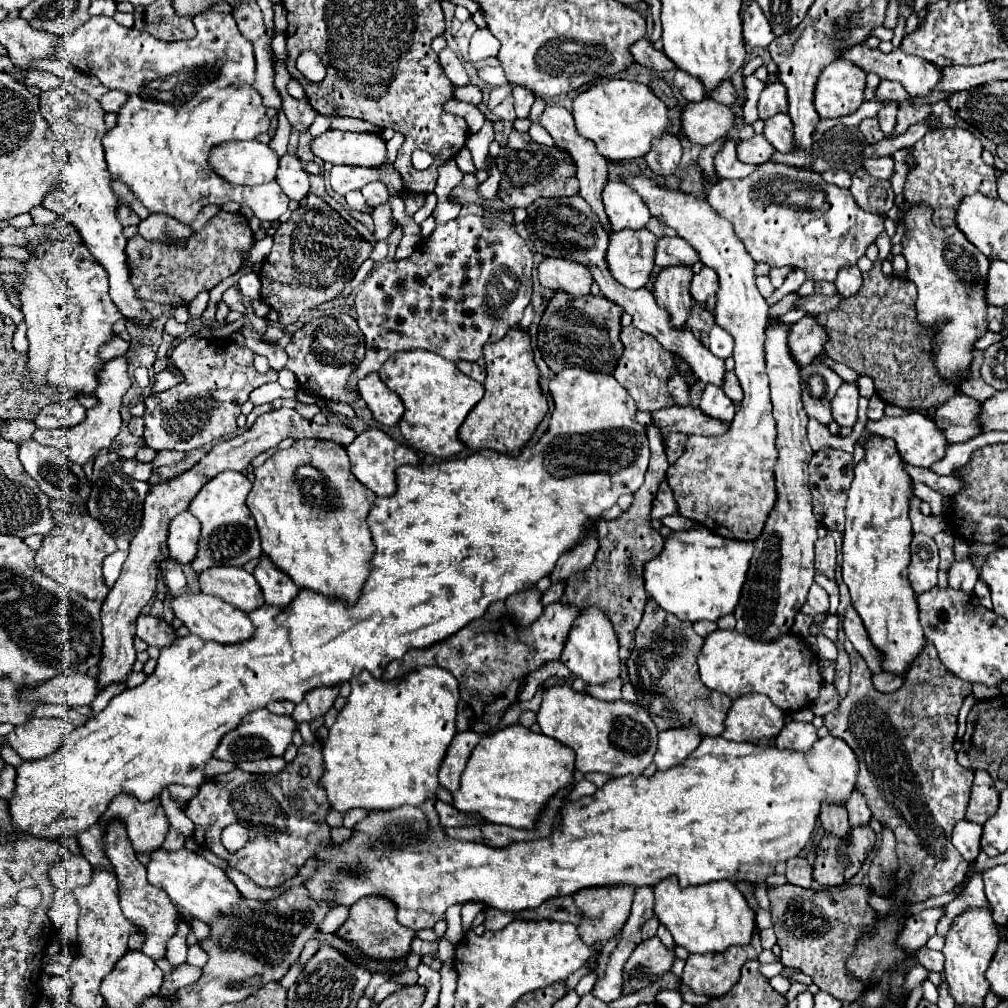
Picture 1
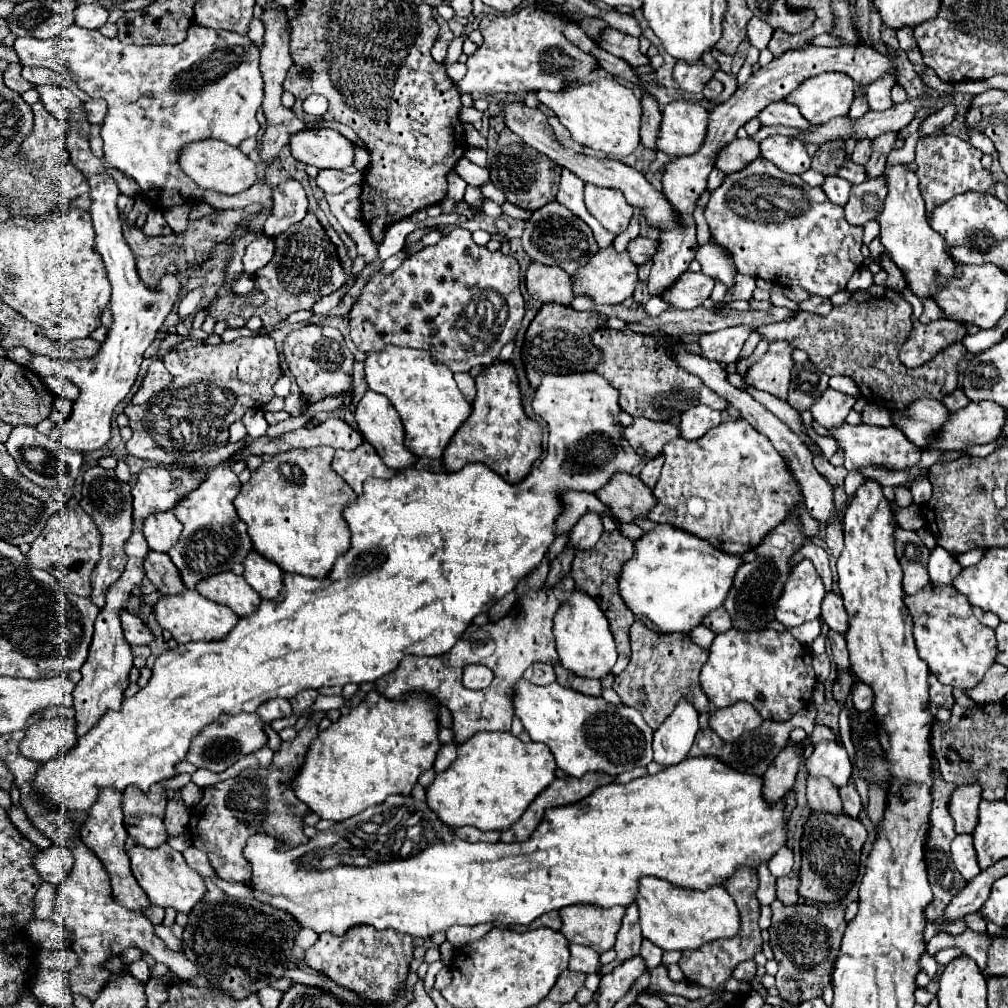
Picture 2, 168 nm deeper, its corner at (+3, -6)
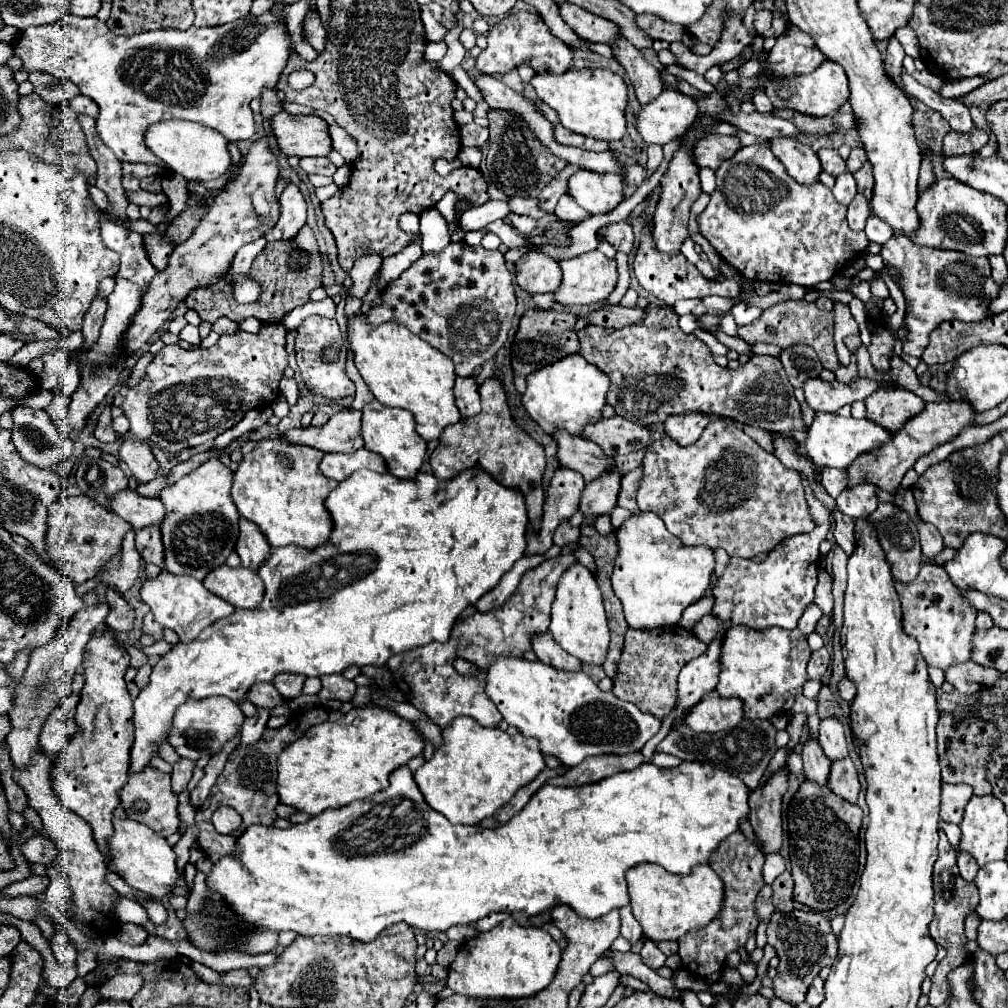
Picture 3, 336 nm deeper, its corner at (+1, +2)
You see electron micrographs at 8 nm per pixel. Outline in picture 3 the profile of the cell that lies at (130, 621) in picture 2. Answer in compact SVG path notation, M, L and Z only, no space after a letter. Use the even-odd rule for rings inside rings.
M107 589L105 601L109 605L109 615L105 619L107 627L111 627L113 631L131 631L133 629L135 613L127 605L127 601L119 593L115 593L113 589Z

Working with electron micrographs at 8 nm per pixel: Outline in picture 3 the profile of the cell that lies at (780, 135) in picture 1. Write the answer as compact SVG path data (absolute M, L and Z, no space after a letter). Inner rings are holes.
M771 139L771 149L777 159L783 163L789 177L793 177L801 185L813 185L819 181L819 159L815 151L797 139Z

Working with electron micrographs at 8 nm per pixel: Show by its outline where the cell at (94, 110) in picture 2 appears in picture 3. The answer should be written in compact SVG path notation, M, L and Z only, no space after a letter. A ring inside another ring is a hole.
M77 95L77 97L73 97L67 105L69 105L69 109L71 109L75 115L97 117L97 113L99 113L99 107L95 107L95 101L93 101L93 99L87 99L85 95Z

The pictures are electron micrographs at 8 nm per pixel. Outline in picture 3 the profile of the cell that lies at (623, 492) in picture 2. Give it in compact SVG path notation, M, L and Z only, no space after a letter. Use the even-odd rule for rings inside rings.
M555 431L553 439L557 443L557 459L563 467L579 471L589 483L615 465L613 459L607 459L599 445L585 441L581 437L569 435L567 431Z

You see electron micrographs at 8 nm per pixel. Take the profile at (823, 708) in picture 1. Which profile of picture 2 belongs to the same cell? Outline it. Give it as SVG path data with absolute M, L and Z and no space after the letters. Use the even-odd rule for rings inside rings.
M809 703L809 707L805 707L805 711L793 715L789 721L765 721L757 731L751 731L751 733L745 733L741 735L741 739L737 739L737 743L725 743L717 737L715 731L711 729L701 729L695 737L695 743L693 743L693 749L689 753L689 757L697 757L697 755L715 755L719 757L721 761L729 763L731 767L737 767L739 771L745 771L745 773L751 773L751 775L763 775L769 767L769 763L773 763L775 755L785 747L785 743L789 741L789 733L791 729L795 727L803 727L809 735L815 727L815 715L817 715L817 707L813 703Z

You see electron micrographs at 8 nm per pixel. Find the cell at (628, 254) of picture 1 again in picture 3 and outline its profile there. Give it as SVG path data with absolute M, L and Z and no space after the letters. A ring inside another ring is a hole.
M591 251L573 259L559 261L559 267L563 271L561 285L557 287L555 301L561 305L593 305L601 303L609 297L609 293L615 289L617 283L617 265L613 259L607 259L601 251Z

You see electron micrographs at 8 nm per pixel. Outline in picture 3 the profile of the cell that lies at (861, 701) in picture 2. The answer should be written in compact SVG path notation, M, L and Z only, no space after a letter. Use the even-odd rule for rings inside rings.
M843 677L841 681L839 681L839 695L841 695L841 699L845 699L845 701L851 701L853 697L855 697L855 685L847 679L847 677Z

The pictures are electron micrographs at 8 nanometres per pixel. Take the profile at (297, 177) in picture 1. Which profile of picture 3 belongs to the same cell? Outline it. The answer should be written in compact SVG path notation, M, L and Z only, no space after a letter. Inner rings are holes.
M289 183L285 187L285 191L279 197L279 203L281 203L281 217L279 217L277 225L271 231L267 231L267 235L265 235L267 241L295 239L299 233L299 227L305 225L307 205L305 205L301 191L293 183Z

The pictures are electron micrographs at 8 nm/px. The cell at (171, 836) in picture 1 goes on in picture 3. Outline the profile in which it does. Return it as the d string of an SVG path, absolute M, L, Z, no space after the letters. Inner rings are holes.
M179 759L175 765L173 765L173 791L179 795L187 783L191 781L191 775L193 775L193 769L195 769L195 761L191 759Z

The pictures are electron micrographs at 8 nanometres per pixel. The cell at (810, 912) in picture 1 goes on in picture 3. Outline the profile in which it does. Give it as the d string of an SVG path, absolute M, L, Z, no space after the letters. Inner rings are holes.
M793 909L791 913L775 911L767 925L767 943L777 949L779 967L773 979L773 991L779 999L797 1007L795 1003L803 1003L807 989L815 975L825 965L833 965L837 959L837 937L831 933L829 921L815 911L809 909Z

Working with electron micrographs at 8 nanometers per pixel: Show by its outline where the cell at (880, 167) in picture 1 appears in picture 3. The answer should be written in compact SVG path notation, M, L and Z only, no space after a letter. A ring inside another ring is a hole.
M819 149L817 157L819 157L825 173L829 173L833 177L839 177L841 173L845 173L845 161L839 157L839 153L835 149Z

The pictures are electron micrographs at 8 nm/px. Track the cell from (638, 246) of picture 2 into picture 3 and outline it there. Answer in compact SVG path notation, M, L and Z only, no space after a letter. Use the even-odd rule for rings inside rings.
M613 223L599 229L599 235L609 241L617 251L629 253L633 249L633 231L629 223Z

